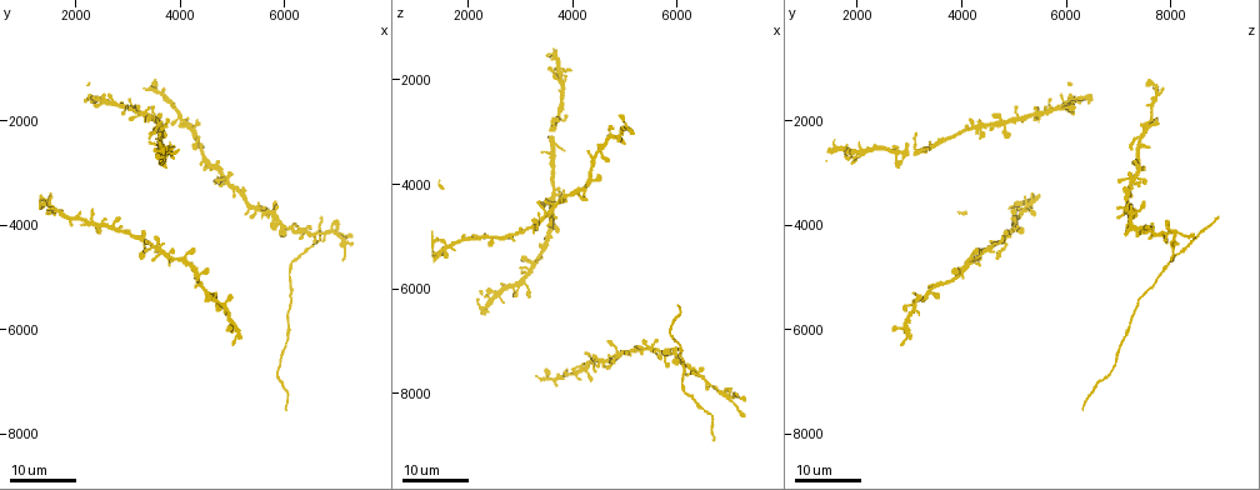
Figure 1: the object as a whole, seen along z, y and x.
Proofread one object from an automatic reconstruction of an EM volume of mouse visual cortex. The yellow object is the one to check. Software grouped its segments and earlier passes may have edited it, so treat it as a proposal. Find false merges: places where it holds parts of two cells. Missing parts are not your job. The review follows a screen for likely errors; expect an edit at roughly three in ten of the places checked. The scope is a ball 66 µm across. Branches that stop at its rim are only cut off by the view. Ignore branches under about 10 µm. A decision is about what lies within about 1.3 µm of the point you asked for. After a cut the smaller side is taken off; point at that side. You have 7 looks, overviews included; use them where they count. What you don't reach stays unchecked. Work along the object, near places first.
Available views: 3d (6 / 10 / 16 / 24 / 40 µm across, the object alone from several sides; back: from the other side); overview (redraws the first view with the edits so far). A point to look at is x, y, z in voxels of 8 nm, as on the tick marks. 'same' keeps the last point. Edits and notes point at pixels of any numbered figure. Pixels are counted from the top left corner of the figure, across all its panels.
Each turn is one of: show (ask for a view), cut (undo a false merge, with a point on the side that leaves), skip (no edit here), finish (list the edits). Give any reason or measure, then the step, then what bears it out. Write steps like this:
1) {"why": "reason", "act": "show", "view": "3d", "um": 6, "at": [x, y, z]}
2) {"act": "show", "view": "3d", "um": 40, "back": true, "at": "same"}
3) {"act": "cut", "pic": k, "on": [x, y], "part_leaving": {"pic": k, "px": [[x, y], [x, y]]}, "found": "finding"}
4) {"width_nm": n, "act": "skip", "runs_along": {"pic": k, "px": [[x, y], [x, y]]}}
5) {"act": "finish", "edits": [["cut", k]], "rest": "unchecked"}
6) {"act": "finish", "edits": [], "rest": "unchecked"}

{"why": "three arms meet", "act": "show", "view": "3d", "um": 16, "at": [6200, 4100, 7450]}

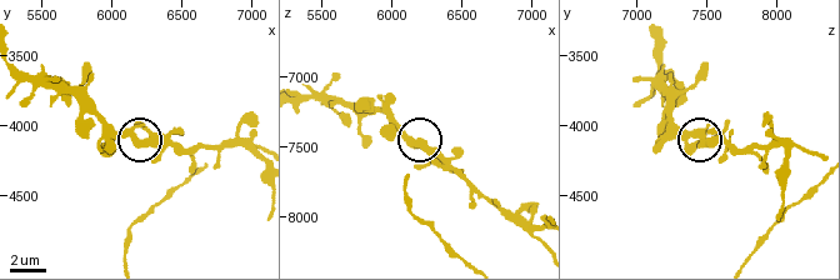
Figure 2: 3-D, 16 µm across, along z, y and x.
{"why": "zoom in", "act": "show", "view": "3d", "um": 6, "at": [6160, 4080, 7480]}

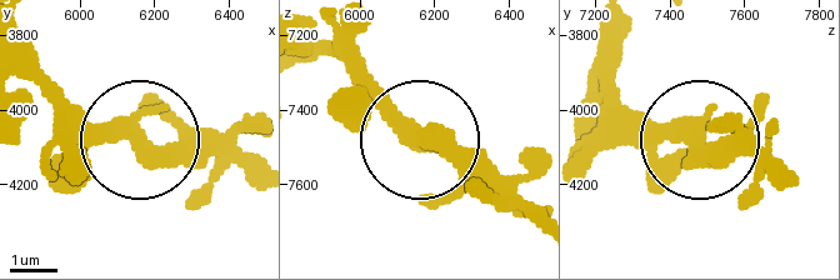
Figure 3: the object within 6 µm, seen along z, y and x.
{"why": "from behind", "act": "show", "view": "3d", "um": 6, "back": true, "at": [6180, 4100, 7470]}

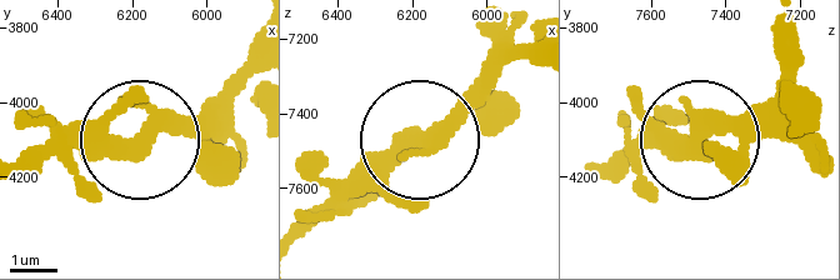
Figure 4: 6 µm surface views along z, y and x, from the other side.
{"arms": 3, "act": "skip", "found": "one cell here"}

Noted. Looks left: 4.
{"why": "four-way junction", "act": "show", "view": "3d", "um": 16, "at": [2950, 1750, 5900]}

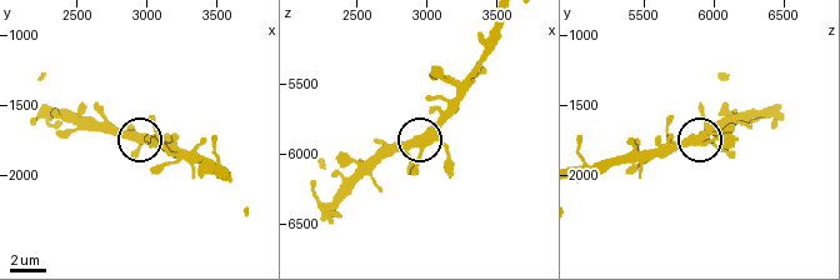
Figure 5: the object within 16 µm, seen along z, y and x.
{"why": "closer look", "act": "show", "view": "3d", "um": 6, "at": [2980, 1740, 5840]}

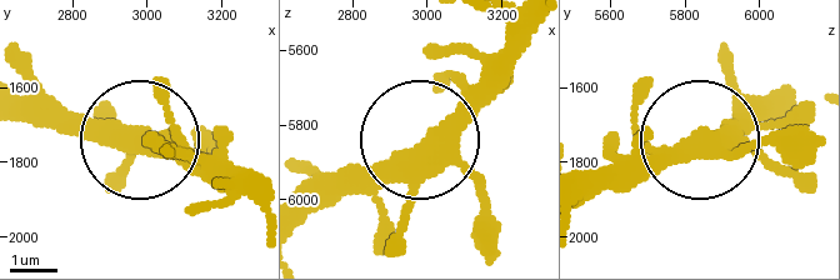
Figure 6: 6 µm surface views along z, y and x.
{"act": "skip", "found": "one cell here"}

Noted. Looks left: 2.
{"act": "finish", "edits": [], "rest": "unchecked"}

